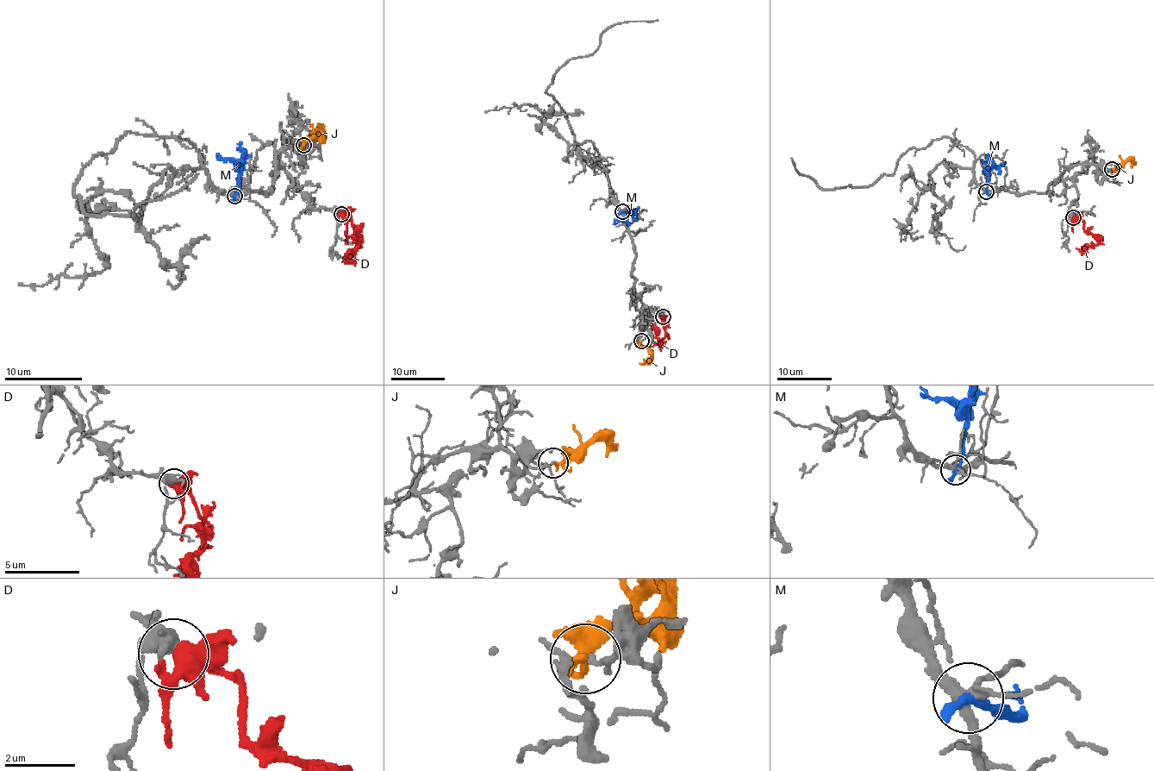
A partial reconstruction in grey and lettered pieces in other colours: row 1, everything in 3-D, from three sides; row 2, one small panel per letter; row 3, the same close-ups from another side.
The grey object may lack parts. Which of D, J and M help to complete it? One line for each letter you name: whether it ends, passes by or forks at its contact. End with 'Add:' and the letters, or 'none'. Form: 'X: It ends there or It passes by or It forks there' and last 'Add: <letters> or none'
Add: none

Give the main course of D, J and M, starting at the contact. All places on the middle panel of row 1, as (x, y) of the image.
D: (663, 316), (665, 331), (660, 345), (656, 322)
J: (641, 341), (639, 343), (651, 355), (643, 363), (639, 363)
M: (622, 212), (631, 213), (614, 224)

